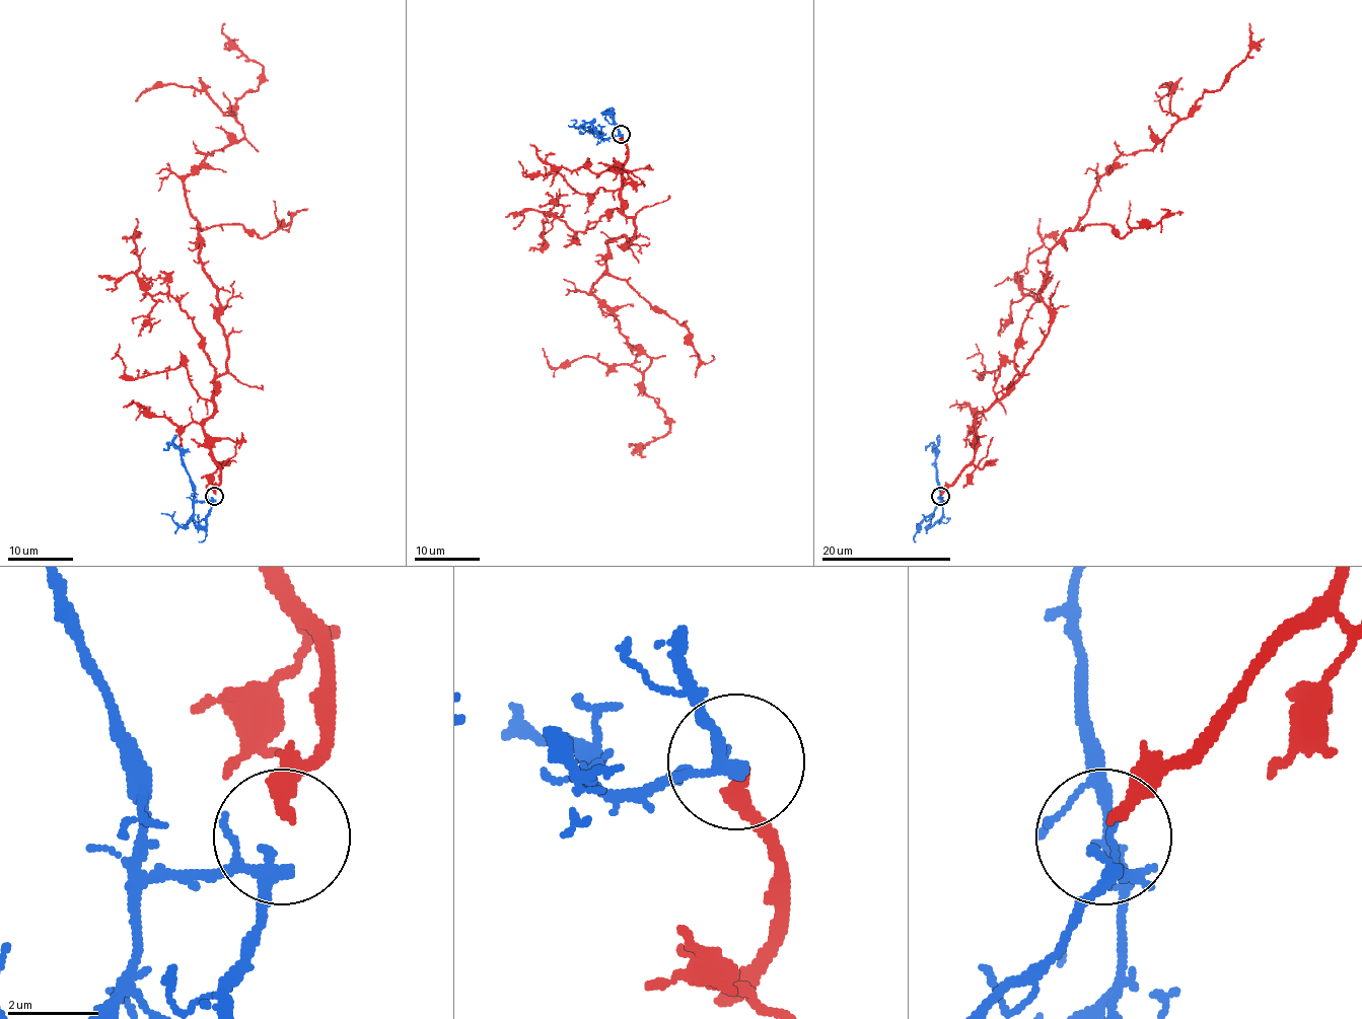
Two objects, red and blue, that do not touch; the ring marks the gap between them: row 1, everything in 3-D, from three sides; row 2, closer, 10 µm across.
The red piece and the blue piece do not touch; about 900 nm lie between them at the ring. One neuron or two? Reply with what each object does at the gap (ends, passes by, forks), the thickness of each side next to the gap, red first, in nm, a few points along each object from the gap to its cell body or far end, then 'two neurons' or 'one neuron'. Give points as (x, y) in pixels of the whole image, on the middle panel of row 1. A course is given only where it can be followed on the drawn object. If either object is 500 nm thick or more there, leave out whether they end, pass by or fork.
red ends | blue forks | 240/200 nm | red via (623, 135), (635, 236), (605, 242), (591, 293), (651, 360), (669, 430), (632, 443) | blue via (619, 134), (602, 138), (597, 132), (577, 129), (575, 121), (570, 121) | two neurons

